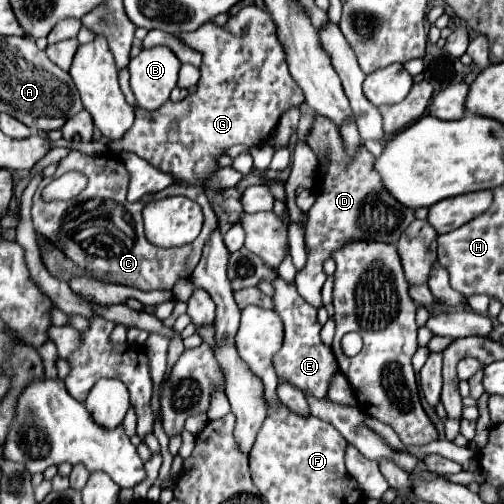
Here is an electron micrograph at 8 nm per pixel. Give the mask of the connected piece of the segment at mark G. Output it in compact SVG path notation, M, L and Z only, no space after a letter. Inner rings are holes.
M243 7L225 25L205 23L205 27L199 27L199 31L181 33L179 37L189 47L203 53L201 81L197 85L197 93L187 95L179 103L167 101L157 111L141 111L139 107L137 121L133 123L131 131L127 131L125 137L119 139L117 143L109 141L107 147L111 151L137 153L153 167L177 177L177 183L203 185L203 181L217 169L215 159L221 157L225 149L229 149L231 145L247 145L247 147L265 145L271 139L271 133L277 127L281 115L291 107L301 107L305 97L300 87L297 87L295 79L289 75L285 63L285 51L281 47L281 41L277 39L277 27L271 15L259 7Z

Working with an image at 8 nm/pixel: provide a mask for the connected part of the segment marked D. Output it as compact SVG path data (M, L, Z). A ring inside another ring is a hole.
M315 117L313 129L309 135L309 147L315 151L319 157L327 157L327 167L325 167L325 179L319 183L319 197L315 205L309 211L309 223L305 229L305 241L309 247L307 253L307 265L303 271L297 273L295 285L299 295L313 305L315 309L321 309L319 305L319 293L325 283L325 273L323 273L323 261L331 257L335 249L339 249L343 243L349 239L373 239L373 241L385 241L385 243L397 243L405 227L415 219L413 209L403 207L397 203L381 183L379 173L373 169L375 157L365 149L359 147L357 157L351 161L345 155L345 147L339 135L339 129L329 123L329 119Z

